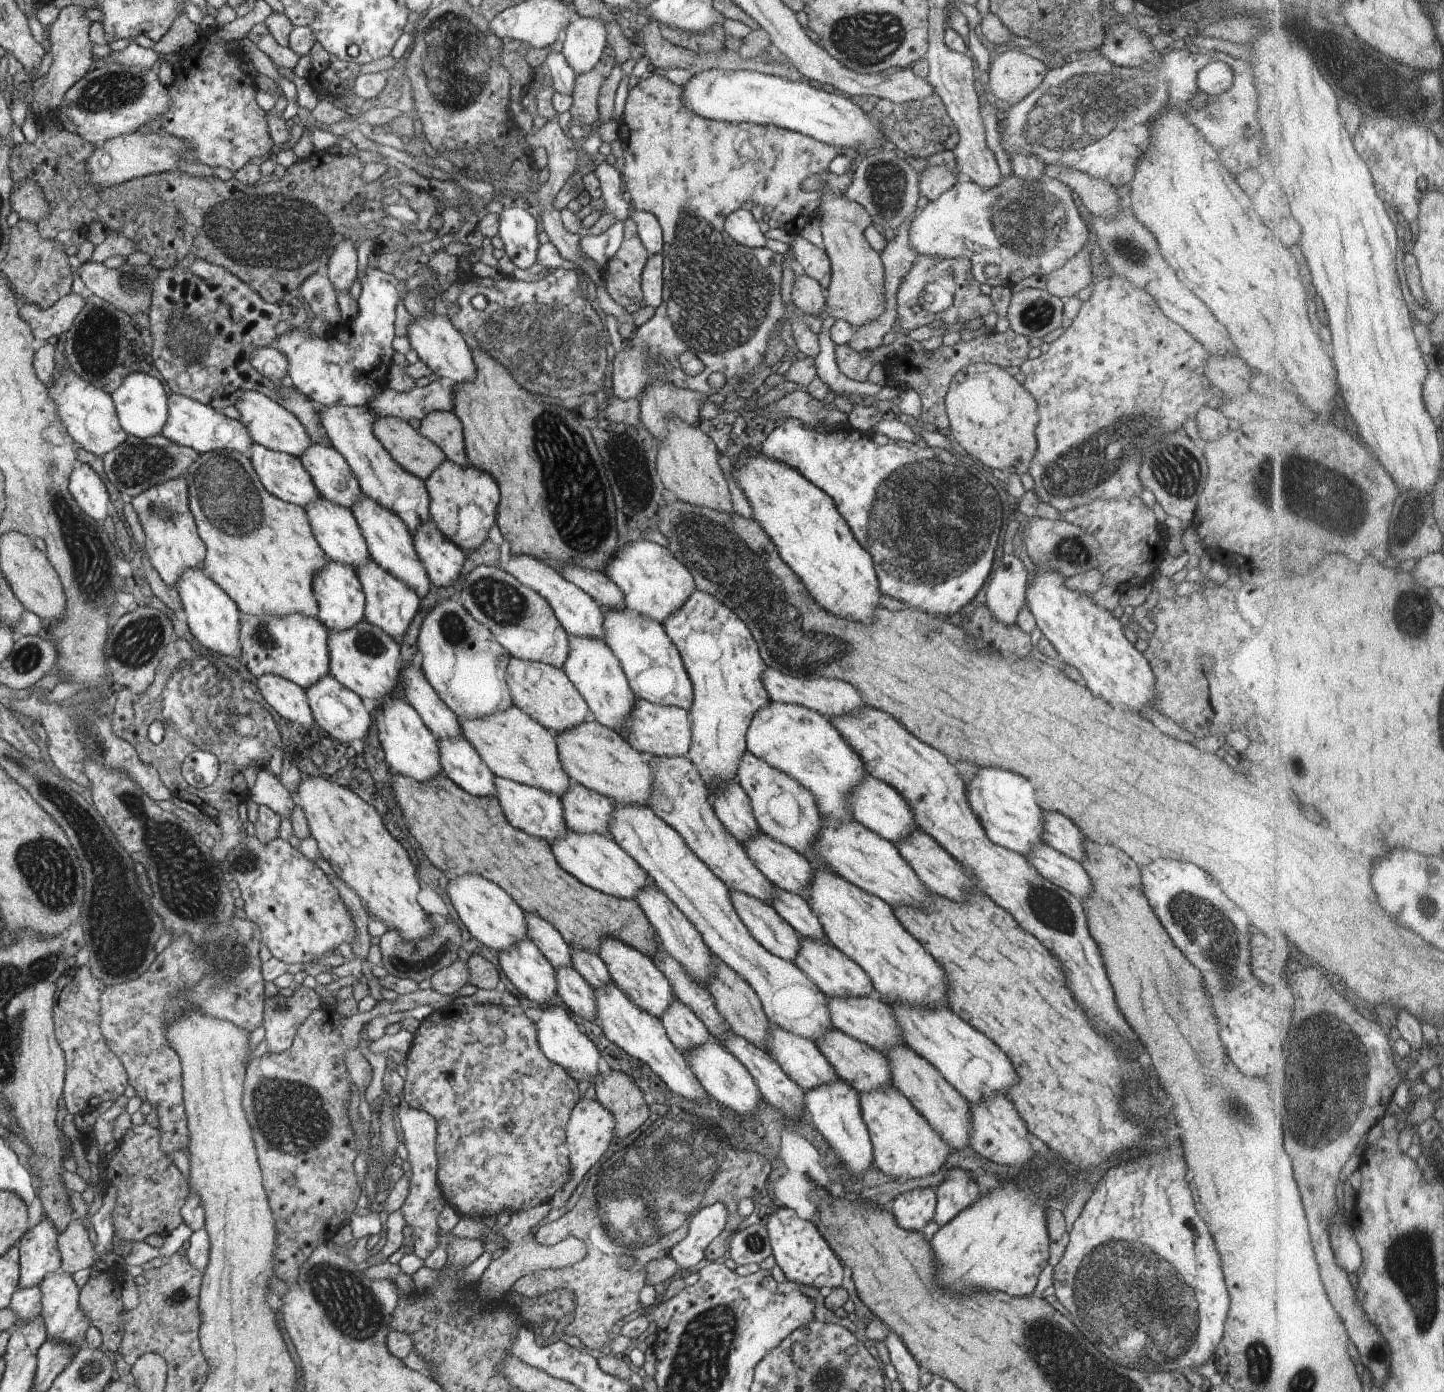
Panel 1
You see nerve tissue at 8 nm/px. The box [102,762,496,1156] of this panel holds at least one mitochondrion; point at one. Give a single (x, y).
(186, 877)

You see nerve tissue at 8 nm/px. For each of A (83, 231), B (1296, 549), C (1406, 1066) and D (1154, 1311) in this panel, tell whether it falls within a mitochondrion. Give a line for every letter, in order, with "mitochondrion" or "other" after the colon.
A: other
B: other
C: other
D: mitochondrion

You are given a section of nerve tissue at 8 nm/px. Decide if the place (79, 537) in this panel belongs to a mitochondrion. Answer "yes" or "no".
yes

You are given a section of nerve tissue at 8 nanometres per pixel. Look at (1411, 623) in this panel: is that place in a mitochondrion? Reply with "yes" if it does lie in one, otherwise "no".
yes

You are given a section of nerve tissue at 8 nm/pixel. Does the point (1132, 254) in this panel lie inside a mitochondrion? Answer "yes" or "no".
yes

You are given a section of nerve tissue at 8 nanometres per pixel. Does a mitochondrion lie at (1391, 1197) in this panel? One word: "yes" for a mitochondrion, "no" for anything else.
no

